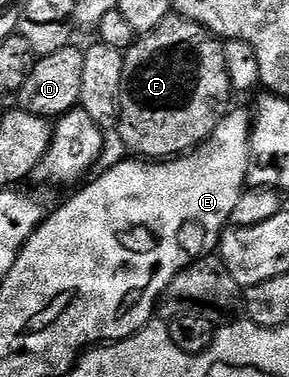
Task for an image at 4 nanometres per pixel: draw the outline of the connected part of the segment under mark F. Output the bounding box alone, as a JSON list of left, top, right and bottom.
[116,18,230,158]

